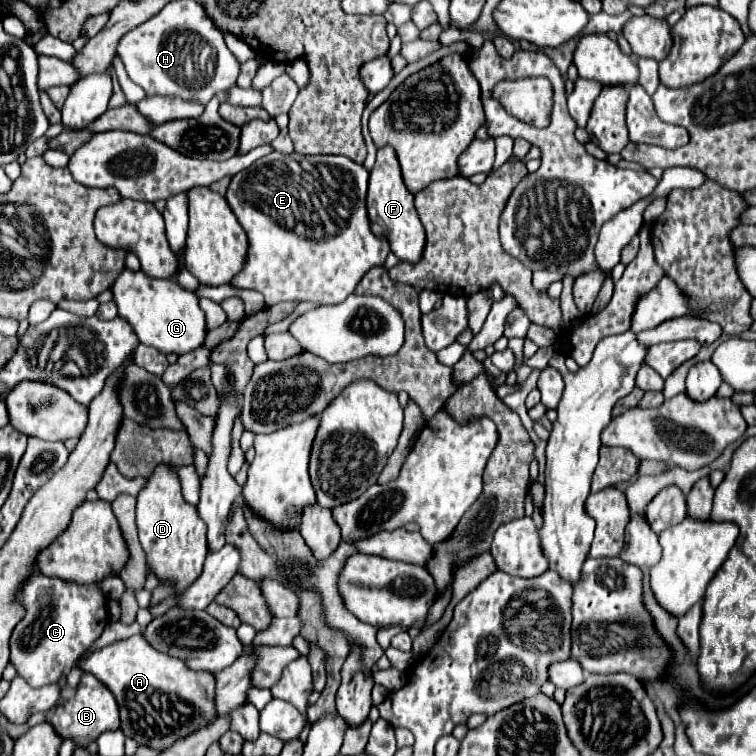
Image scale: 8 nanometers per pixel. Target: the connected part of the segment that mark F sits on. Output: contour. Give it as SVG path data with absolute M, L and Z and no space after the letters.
M380 147L376 165L370 171L370 187L368 187L368 217L372 223L372 231L376 235L386 235L392 253L402 261L416 261L424 249L424 227L414 209L414 195L404 185L400 163L396 159L396 151L392 147Z

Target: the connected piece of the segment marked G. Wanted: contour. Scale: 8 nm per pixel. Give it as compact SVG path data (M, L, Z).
M124 269L112 283L112 293L118 305L118 315L132 325L140 343L156 347L166 355L184 355L204 345L208 329L204 311L198 305L198 297L190 291L184 291L176 281L156 279L144 275L144 271Z

